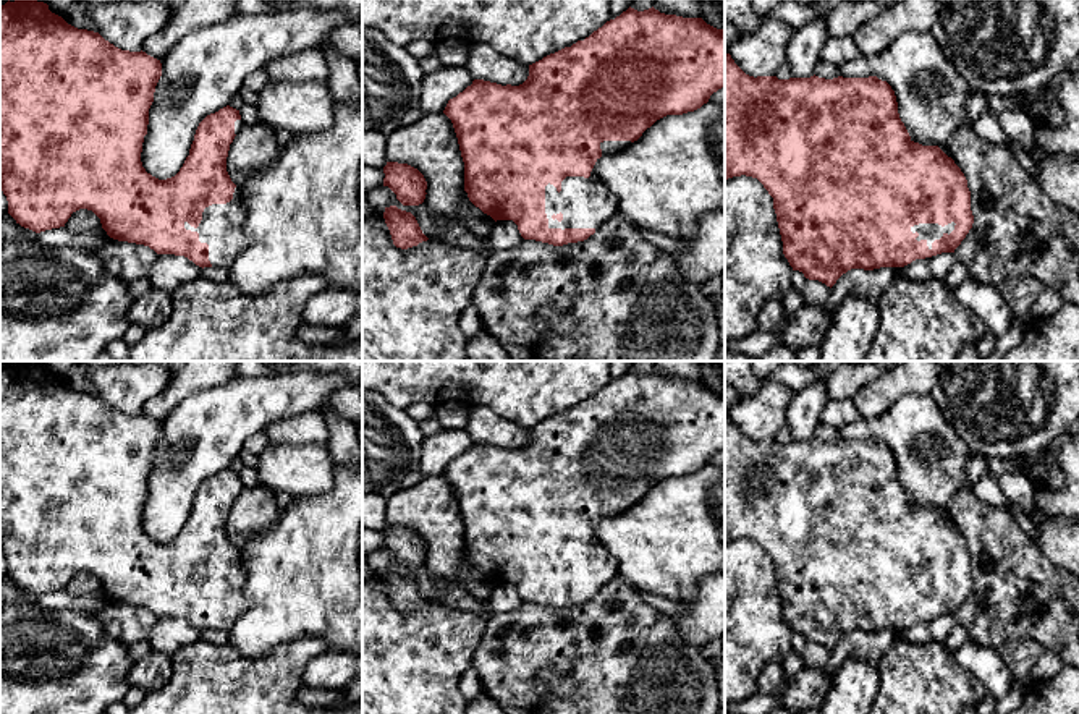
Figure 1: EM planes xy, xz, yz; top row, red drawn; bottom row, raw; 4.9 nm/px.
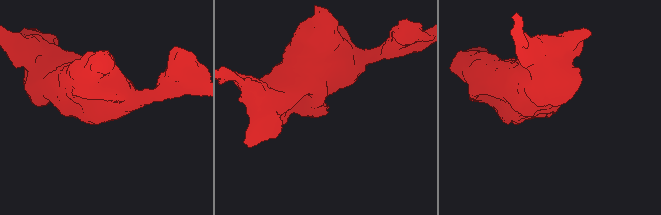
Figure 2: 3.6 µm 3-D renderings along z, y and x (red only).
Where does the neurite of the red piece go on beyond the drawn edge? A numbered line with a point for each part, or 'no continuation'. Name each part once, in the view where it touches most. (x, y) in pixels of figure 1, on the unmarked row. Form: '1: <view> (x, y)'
1: xz (586, 565)

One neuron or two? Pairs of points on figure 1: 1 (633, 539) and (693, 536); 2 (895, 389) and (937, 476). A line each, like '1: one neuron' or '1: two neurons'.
1: one neuron
2: two neurons

